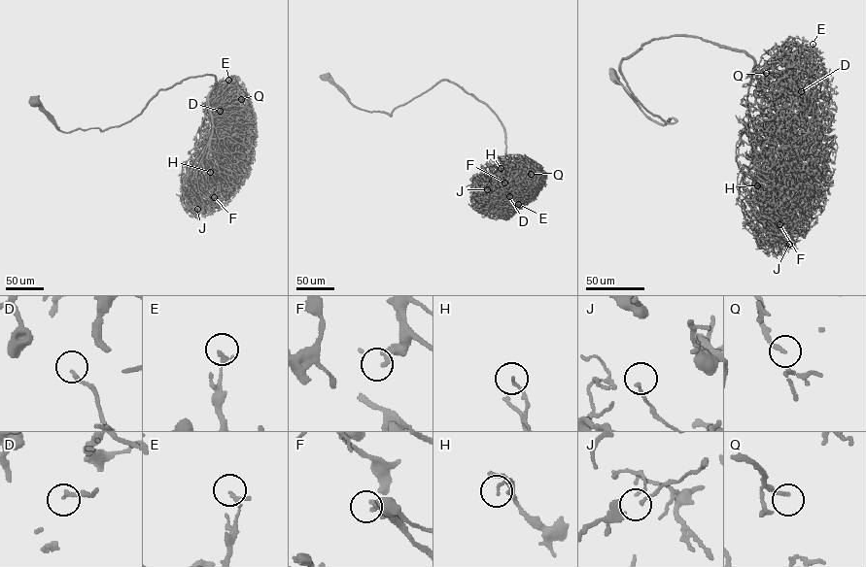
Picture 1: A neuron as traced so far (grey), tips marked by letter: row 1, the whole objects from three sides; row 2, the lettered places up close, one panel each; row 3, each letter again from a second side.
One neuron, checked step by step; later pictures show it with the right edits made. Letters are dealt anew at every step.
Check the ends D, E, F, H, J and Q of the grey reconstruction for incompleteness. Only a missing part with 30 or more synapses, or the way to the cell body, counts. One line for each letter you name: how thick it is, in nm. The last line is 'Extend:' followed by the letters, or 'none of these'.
Q: Thickness 150 nm
Extend: Q

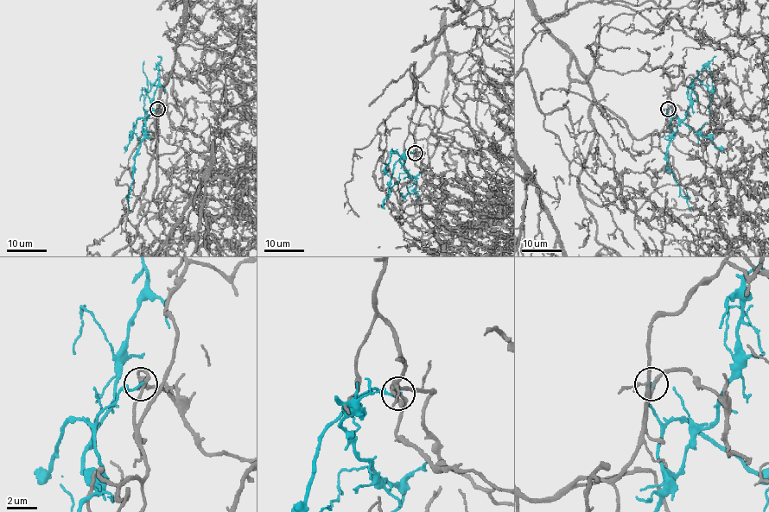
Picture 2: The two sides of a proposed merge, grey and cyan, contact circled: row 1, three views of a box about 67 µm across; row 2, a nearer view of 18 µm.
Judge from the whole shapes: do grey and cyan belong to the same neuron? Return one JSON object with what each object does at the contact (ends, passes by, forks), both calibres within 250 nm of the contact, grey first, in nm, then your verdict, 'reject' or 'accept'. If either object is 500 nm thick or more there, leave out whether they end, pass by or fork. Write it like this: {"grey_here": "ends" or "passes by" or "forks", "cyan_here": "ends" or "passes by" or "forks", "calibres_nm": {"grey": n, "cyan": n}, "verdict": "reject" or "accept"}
{"grey_here": "passes by", "cyan_here": "ends", "calibres_nm": {"grey": 190, "cyan": 150}, "verdict": "reject"}

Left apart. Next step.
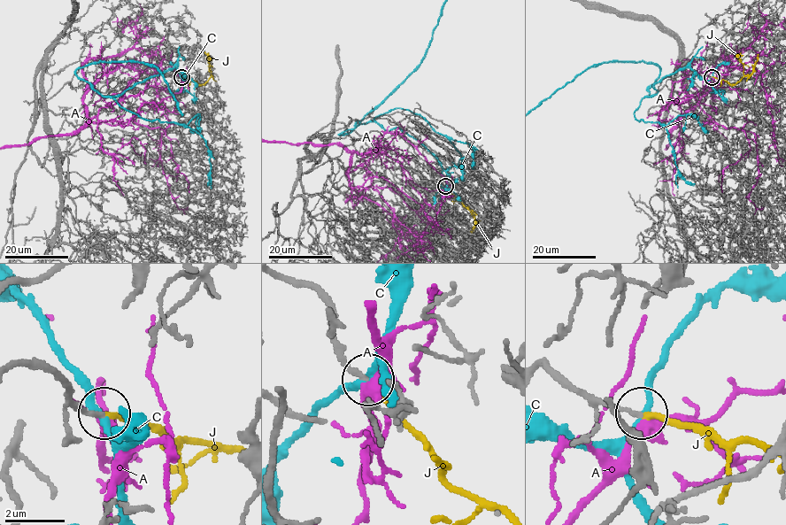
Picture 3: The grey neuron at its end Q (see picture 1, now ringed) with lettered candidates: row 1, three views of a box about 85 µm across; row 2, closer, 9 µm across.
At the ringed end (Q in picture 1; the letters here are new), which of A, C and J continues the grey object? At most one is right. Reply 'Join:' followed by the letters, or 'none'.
Join: J

